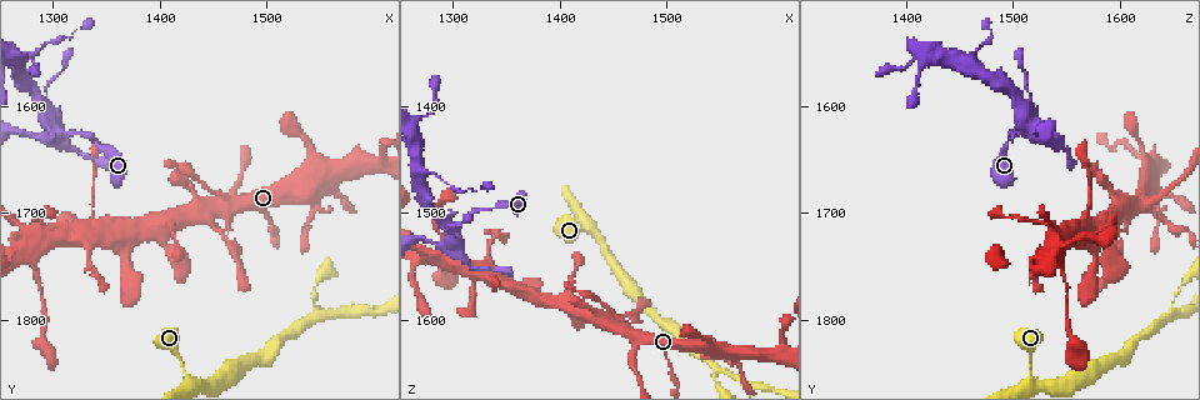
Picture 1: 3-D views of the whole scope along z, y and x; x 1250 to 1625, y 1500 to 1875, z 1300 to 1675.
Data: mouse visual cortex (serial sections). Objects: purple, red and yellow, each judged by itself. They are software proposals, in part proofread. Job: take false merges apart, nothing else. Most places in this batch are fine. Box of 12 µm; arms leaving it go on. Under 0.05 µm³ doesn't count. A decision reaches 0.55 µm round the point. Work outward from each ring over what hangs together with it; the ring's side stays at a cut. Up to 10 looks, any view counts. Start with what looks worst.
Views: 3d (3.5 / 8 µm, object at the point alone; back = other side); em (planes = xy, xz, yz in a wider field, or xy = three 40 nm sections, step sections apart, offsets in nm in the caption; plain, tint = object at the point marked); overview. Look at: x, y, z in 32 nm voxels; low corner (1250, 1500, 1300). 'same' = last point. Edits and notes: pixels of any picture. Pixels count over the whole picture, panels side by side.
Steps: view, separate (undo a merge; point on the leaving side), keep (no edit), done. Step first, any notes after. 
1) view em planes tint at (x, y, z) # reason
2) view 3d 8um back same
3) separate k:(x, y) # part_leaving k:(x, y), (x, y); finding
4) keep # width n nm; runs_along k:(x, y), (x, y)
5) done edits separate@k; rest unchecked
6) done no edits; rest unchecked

view 3d 8um at (1300, 1622, 1514) # four arms meet

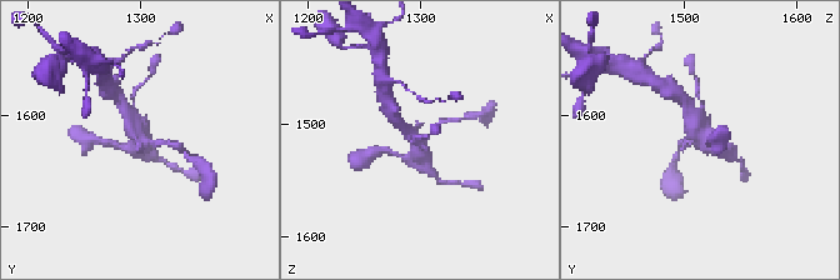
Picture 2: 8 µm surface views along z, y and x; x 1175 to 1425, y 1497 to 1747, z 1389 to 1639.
view em xy step 1 tint at (1300, 1620, 1516) # shape alone is not enough

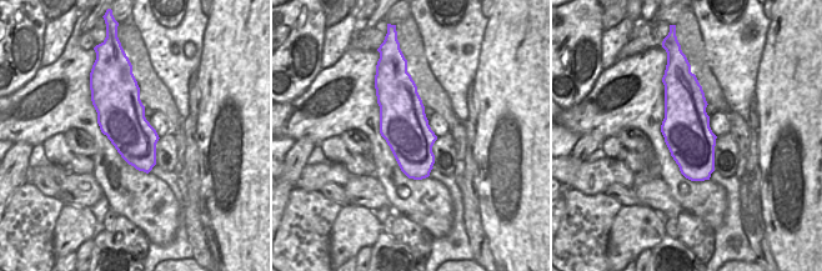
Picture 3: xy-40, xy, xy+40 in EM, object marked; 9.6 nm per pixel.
keep # runs_along 2:(166, 143), (143, 140), (126, 108); continuous, no second cell

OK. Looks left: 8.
view 3d 3.5um back at (1546, 1796, 1644) # three-way junction

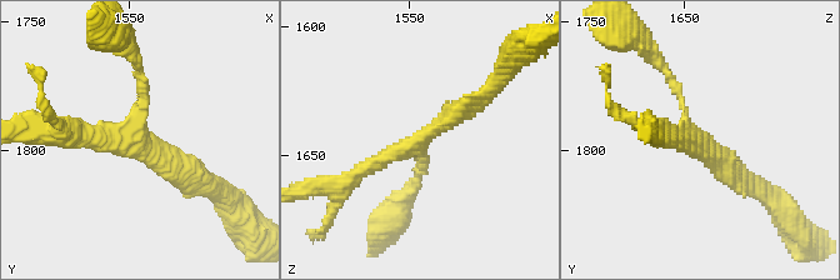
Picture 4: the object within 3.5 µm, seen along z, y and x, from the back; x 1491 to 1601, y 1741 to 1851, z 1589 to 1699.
view em xy step 1 tint at (1547, 1795, 1646) # arms 3; arm_widths 150, 200, 250 nm; shape alone is not enough

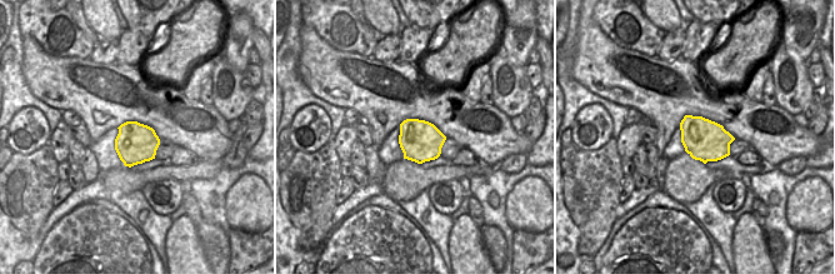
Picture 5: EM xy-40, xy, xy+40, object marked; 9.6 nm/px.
keep # runs_along 4:(476, 103), (343, 185); all the same cell

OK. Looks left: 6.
view 3d 3.5um at (1288, 1732, 1546) # abrupt turn

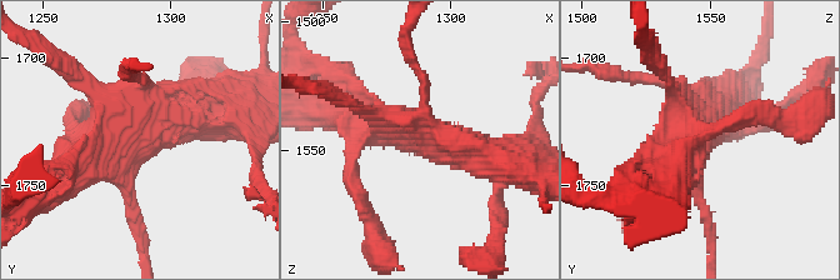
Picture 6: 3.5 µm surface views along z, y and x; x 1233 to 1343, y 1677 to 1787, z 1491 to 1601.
view em xy step 1 tint at (1286, 1731, 1544) # shape alone is not enough

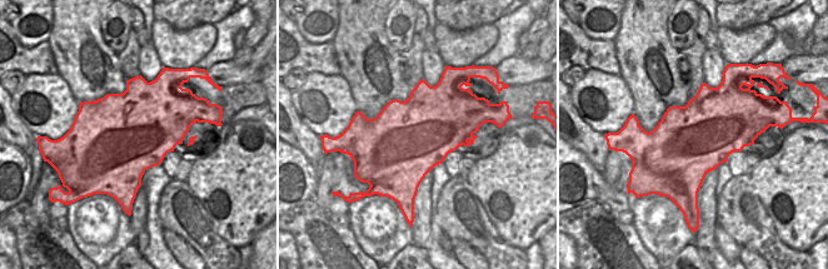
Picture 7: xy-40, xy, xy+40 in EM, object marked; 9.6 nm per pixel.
view em xy step 3 tint same

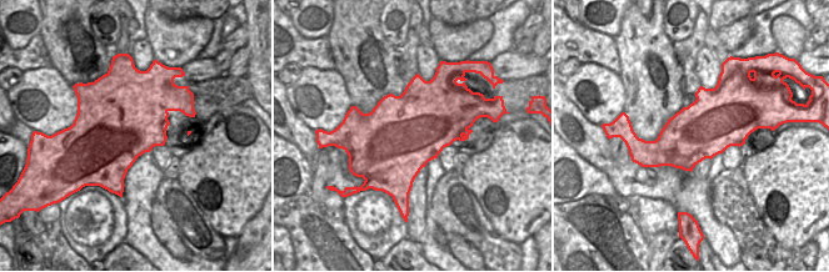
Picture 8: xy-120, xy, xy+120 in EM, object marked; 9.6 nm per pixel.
keep # runs_along 6:(209, 124), (163, 120), (121, 150), (133, 208); one cell here

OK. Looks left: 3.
view 3d 8um at (1272, 1552, 1464) # sudden change in width

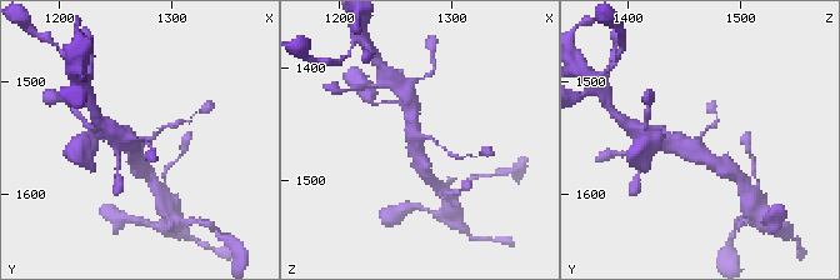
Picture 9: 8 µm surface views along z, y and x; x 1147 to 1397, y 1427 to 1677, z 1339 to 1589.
view 3d 3.5um back at (1276, 1556, 1464) # zoom in

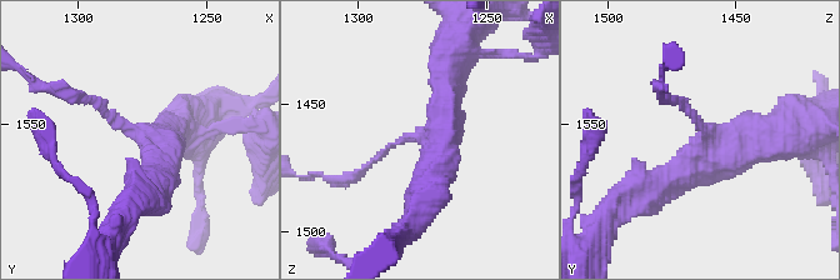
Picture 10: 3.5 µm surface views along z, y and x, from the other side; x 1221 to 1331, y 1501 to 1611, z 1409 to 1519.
view em xy step 1 tint at (1275, 1554, 1461) # need the tissue

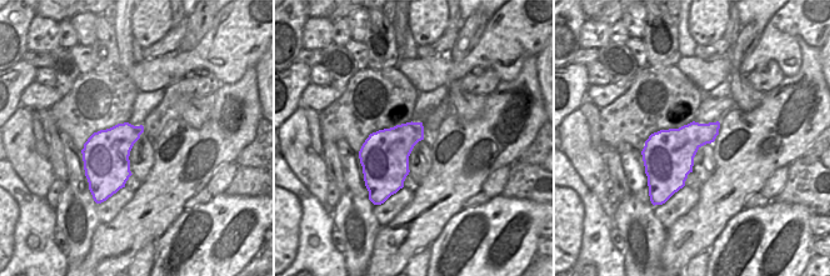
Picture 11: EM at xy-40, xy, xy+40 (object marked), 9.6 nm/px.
keep # runs_along 10:(154, 183), (150, 136), (81, 98); one cell here

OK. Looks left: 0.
done no edits; rest unchecked

